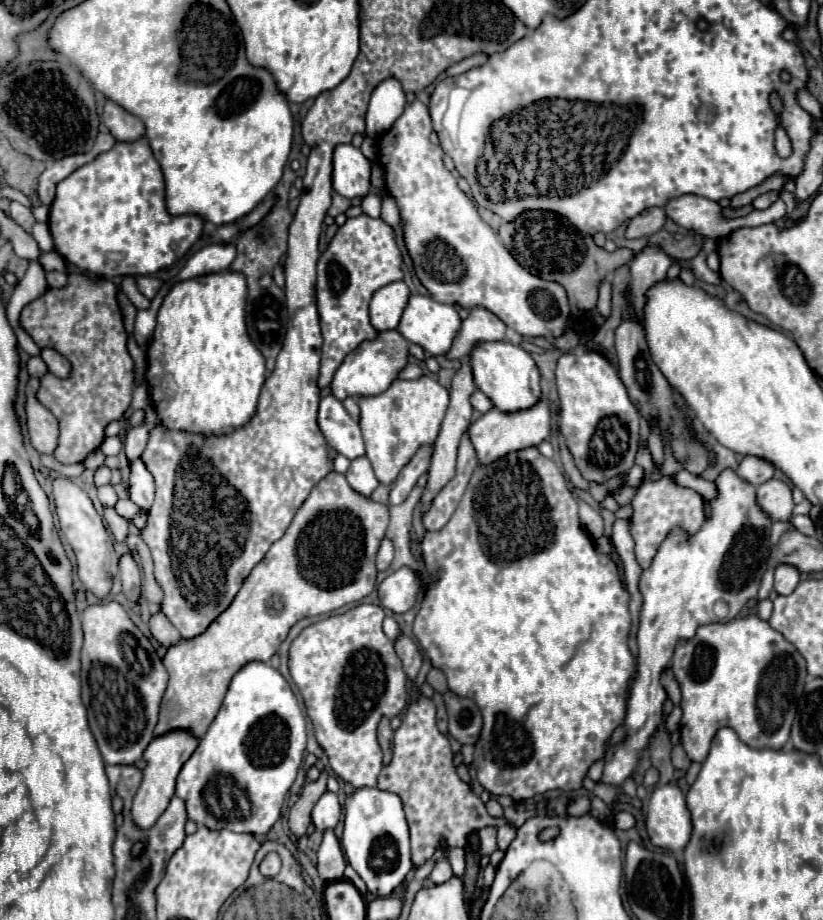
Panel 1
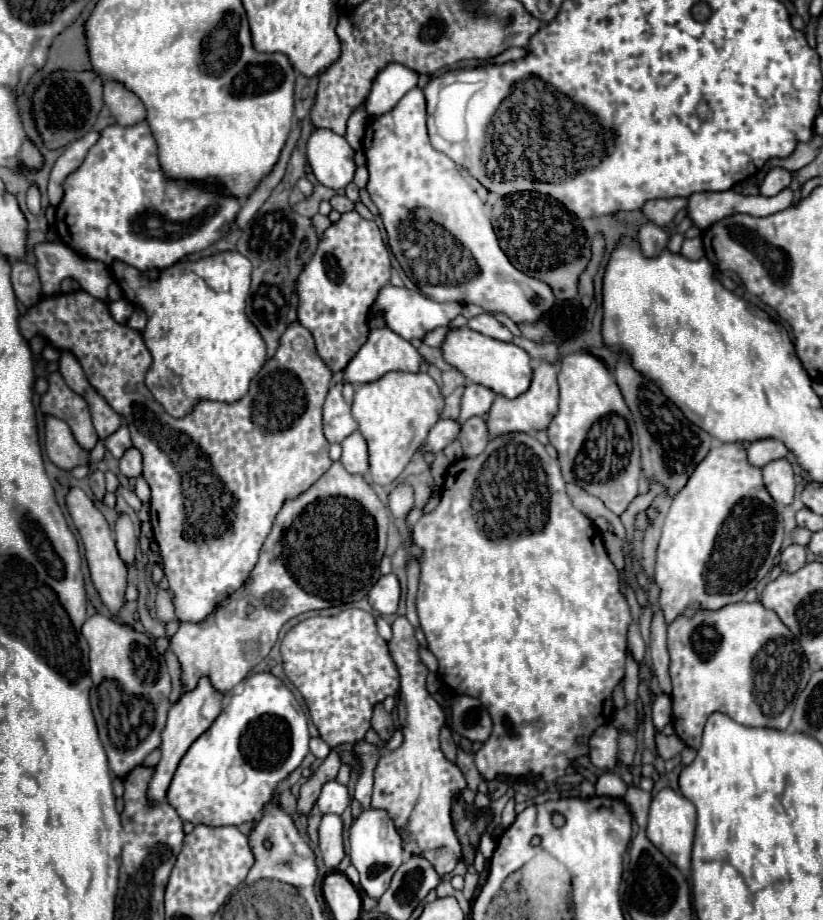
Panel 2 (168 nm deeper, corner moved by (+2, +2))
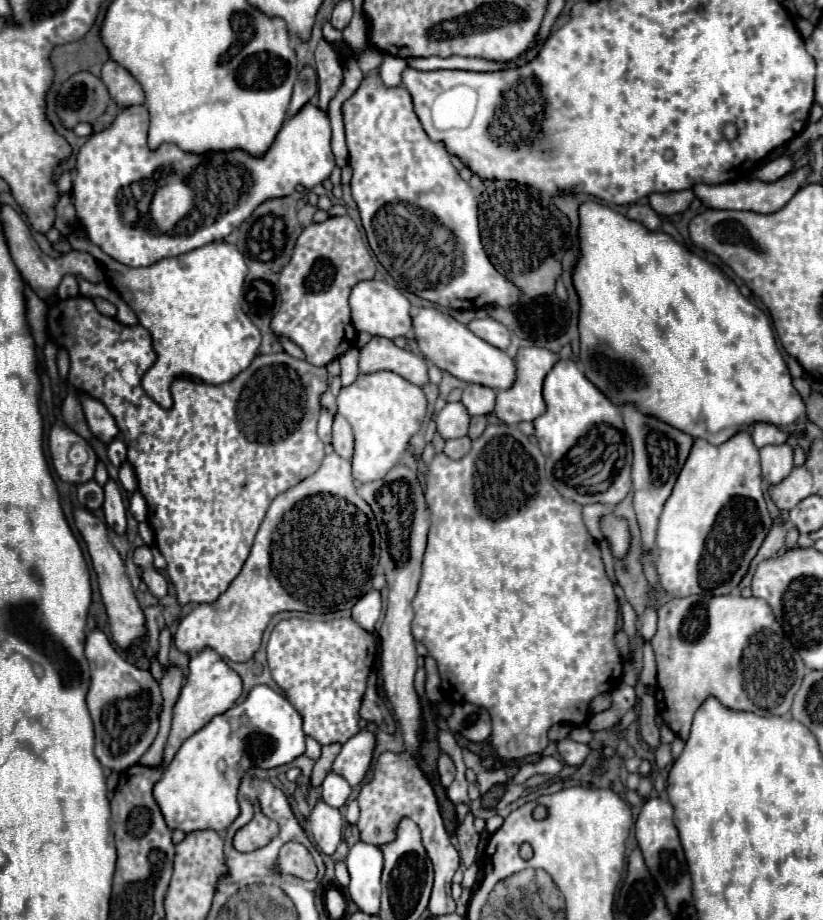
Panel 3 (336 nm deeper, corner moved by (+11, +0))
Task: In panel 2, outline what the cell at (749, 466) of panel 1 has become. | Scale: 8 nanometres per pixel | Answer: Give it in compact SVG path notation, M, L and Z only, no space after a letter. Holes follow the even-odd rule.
M763 439L763 441L755 441L749 445L747 449L747 461L753 467L765 467L771 461L783 459L787 457L787 449L783 443L775 441L775 439Z

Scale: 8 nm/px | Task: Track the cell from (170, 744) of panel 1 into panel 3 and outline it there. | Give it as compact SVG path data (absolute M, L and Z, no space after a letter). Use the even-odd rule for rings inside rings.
M206 647L202 649L192 661L190 661L190 675L186 685L182 687L182 693L174 705L174 717L172 717L172 729L170 729L170 737L168 743L164 747L164 761L162 767L166 767L172 757L176 755L176 751L180 749L180 745L194 735L196 731L200 731L206 723L210 723L212 717L226 713L242 695L242 677L212 649Z

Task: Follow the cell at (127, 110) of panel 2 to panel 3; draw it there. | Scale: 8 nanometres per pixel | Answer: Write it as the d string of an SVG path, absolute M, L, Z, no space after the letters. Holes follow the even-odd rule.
M108 59L102 67L102 81L110 91L110 97L122 105L122 107L130 107L130 105L142 105L144 103L144 91L140 87L140 83L116 61Z

